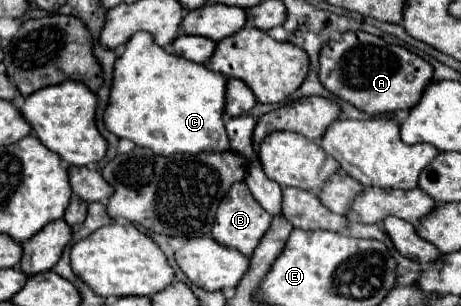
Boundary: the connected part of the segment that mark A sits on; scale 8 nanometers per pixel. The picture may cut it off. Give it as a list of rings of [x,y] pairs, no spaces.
[[[346,32],[342,40],[328,42],[320,52],[320,82],[338,98],[352,102],[356,108],[368,112],[368,114],[384,114],[384,112],[396,112],[396,110],[408,110],[412,104],[416,104],[422,98],[422,92],[432,82],[434,68],[420,56],[408,52],[402,46],[396,44],[384,44],[382,38],[368,34],[368,32]]]

